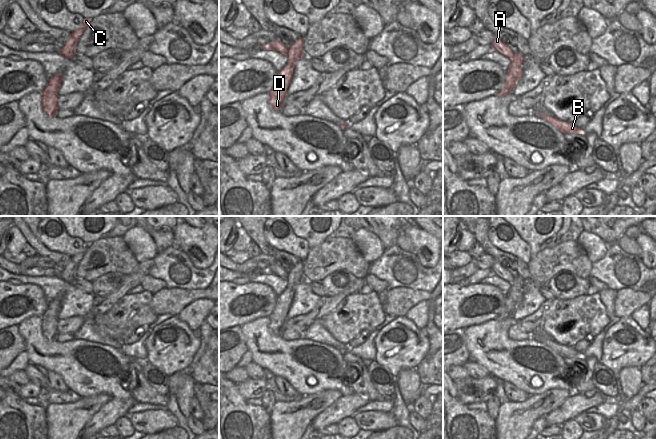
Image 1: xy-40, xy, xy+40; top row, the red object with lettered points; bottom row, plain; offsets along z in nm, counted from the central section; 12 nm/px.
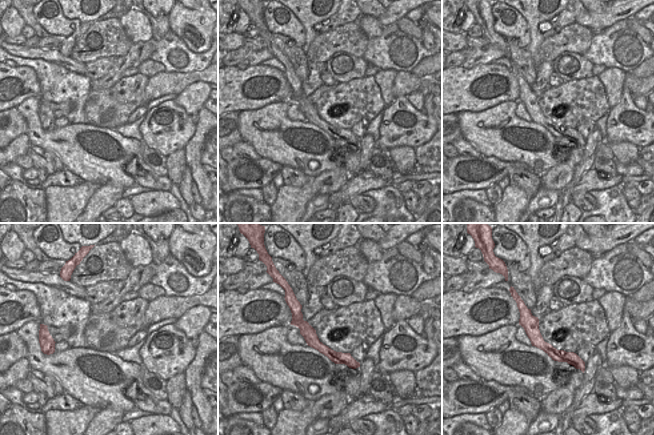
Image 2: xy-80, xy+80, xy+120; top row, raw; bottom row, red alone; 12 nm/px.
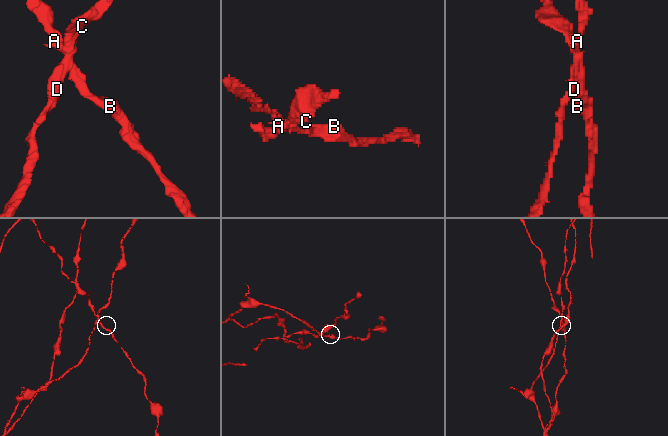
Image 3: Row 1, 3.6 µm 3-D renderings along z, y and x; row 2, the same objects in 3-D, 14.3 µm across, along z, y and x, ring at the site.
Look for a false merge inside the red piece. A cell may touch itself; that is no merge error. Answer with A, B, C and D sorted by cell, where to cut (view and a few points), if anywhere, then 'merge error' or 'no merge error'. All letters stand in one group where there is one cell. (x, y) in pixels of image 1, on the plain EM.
A B / C D | xy+40 (509, 291), (517, 305) | merge error

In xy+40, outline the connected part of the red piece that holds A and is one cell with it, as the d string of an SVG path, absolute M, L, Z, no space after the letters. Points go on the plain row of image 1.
M496 260L491 269L495 275L510 283L510 296L515 300L518 306L522 302L523 298L522 287L524 285L524 280L521 277L514 279L510 271Z

